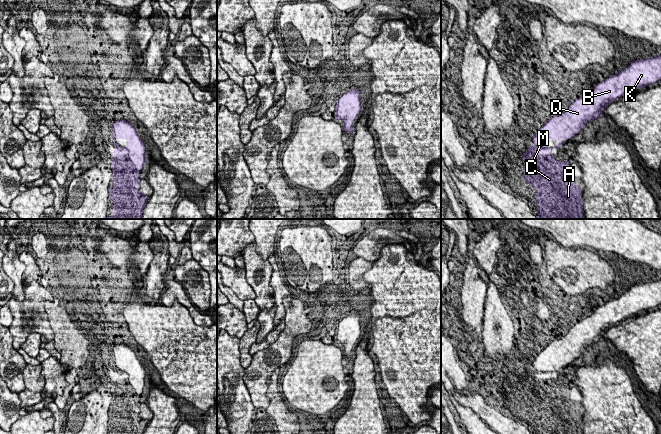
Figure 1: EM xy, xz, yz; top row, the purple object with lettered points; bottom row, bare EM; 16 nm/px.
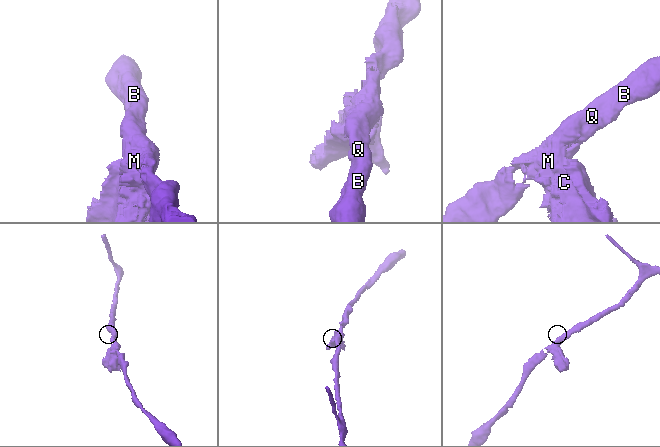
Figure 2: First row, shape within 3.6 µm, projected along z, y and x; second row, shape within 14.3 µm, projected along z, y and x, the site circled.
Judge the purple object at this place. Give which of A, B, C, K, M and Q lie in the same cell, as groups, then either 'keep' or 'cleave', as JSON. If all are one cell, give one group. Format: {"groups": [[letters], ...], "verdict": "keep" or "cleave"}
{"groups": [["A", "B", "C", "K", "M", "Q"]], "verdict": "keep"}

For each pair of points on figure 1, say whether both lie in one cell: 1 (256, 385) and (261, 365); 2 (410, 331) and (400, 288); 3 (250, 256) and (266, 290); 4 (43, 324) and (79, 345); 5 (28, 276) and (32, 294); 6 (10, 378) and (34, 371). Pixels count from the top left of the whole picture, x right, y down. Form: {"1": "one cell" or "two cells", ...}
{"1": "one cell", "2": "one cell", "3": "one cell", "4": "two cells", "5": "two cells", "6": "two cells"}

